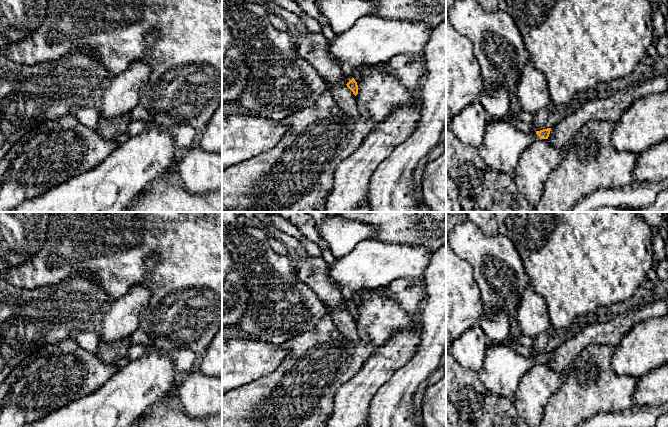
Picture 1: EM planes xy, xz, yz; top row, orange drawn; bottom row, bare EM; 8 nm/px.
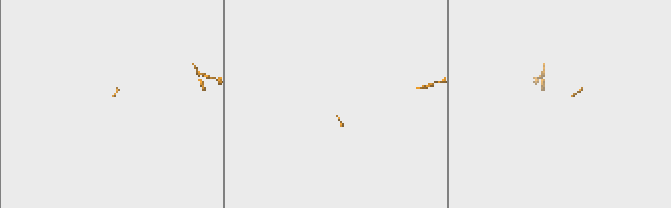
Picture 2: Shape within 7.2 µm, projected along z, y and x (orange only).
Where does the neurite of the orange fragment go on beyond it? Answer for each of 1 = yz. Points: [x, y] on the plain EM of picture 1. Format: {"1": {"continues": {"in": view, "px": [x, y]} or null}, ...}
{"1": {"continues": {"in": "yz", "px": [503, 368]}}}

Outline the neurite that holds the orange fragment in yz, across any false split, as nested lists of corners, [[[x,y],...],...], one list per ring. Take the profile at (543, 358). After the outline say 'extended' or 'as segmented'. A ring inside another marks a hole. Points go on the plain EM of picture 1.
[[[489,343],[483,366],[478,371],[479,378],[487,392],[501,397],[514,398],[517,394],[522,376],[535,364],[548,363],[550,355],[551,352],[547,352],[530,358],[518,354],[510,346]]] | extended

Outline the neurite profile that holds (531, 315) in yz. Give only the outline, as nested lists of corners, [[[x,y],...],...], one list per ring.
[[[530,284],[523,292],[513,317],[523,334],[536,338],[548,332],[552,326],[545,300]]]

